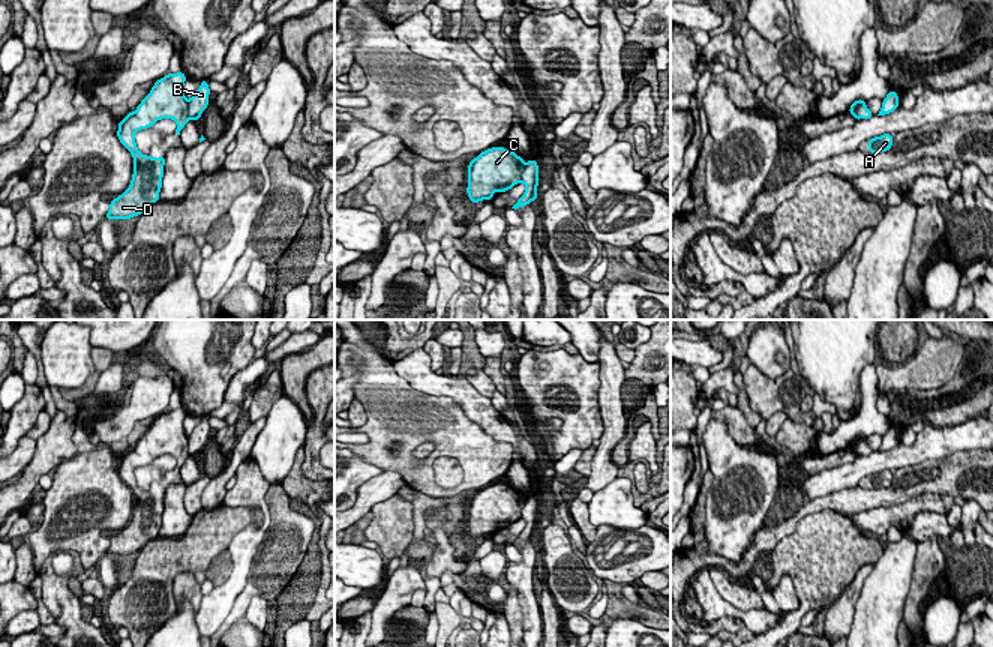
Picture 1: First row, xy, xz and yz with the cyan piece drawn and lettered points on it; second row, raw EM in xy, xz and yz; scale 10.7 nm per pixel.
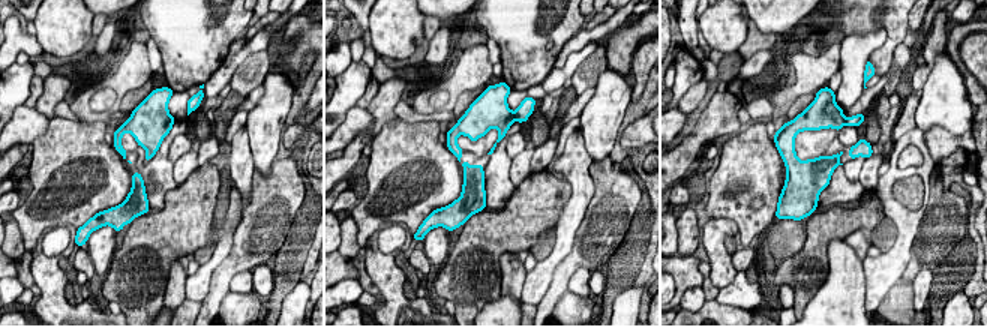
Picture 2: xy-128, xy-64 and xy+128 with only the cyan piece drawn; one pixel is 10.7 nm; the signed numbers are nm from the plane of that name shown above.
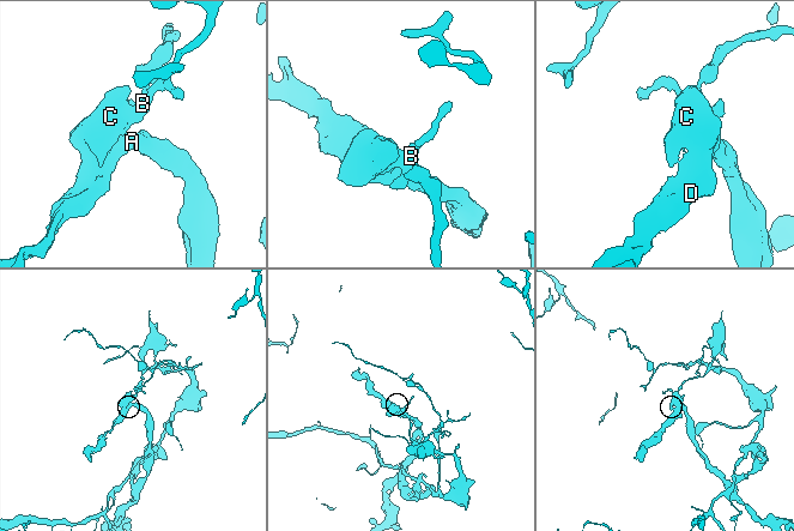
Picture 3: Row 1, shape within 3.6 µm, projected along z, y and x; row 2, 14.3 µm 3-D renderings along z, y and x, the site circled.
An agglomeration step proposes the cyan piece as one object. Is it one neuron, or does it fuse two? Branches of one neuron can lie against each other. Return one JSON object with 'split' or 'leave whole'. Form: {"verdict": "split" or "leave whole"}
{"verdict": "split"}

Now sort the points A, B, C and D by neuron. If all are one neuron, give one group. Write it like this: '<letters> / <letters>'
A C D / B

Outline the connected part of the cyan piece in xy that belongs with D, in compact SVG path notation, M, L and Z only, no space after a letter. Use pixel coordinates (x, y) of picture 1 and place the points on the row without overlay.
M168 410L158 416L150 429L134 449L118 458L117 473L132 489L134 510L129 524L110 540L106 555L130 555L140 552L144 545L159 537L165 494L141 491L135 479L135 468L153 462L160 455L172 455L177 459L176 470L188 459L188 437L183 429L186 411Z

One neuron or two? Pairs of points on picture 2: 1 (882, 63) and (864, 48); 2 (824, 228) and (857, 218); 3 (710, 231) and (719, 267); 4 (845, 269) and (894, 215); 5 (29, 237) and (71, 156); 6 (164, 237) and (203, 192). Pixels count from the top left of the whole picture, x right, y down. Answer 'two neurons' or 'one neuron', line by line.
1: two neurons
2: one neuron
3: one neuron
4: two neurons
5: one neuron
6: one neuron

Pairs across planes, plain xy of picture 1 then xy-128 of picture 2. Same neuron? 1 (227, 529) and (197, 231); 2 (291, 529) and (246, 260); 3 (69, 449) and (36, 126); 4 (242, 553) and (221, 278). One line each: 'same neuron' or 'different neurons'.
1: same neuron
2: same neuron
3: different neurons
4: different neurons

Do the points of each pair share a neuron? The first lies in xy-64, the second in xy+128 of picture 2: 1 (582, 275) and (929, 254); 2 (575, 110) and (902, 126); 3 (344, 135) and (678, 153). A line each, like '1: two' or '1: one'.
1: two
2: one
3: two

